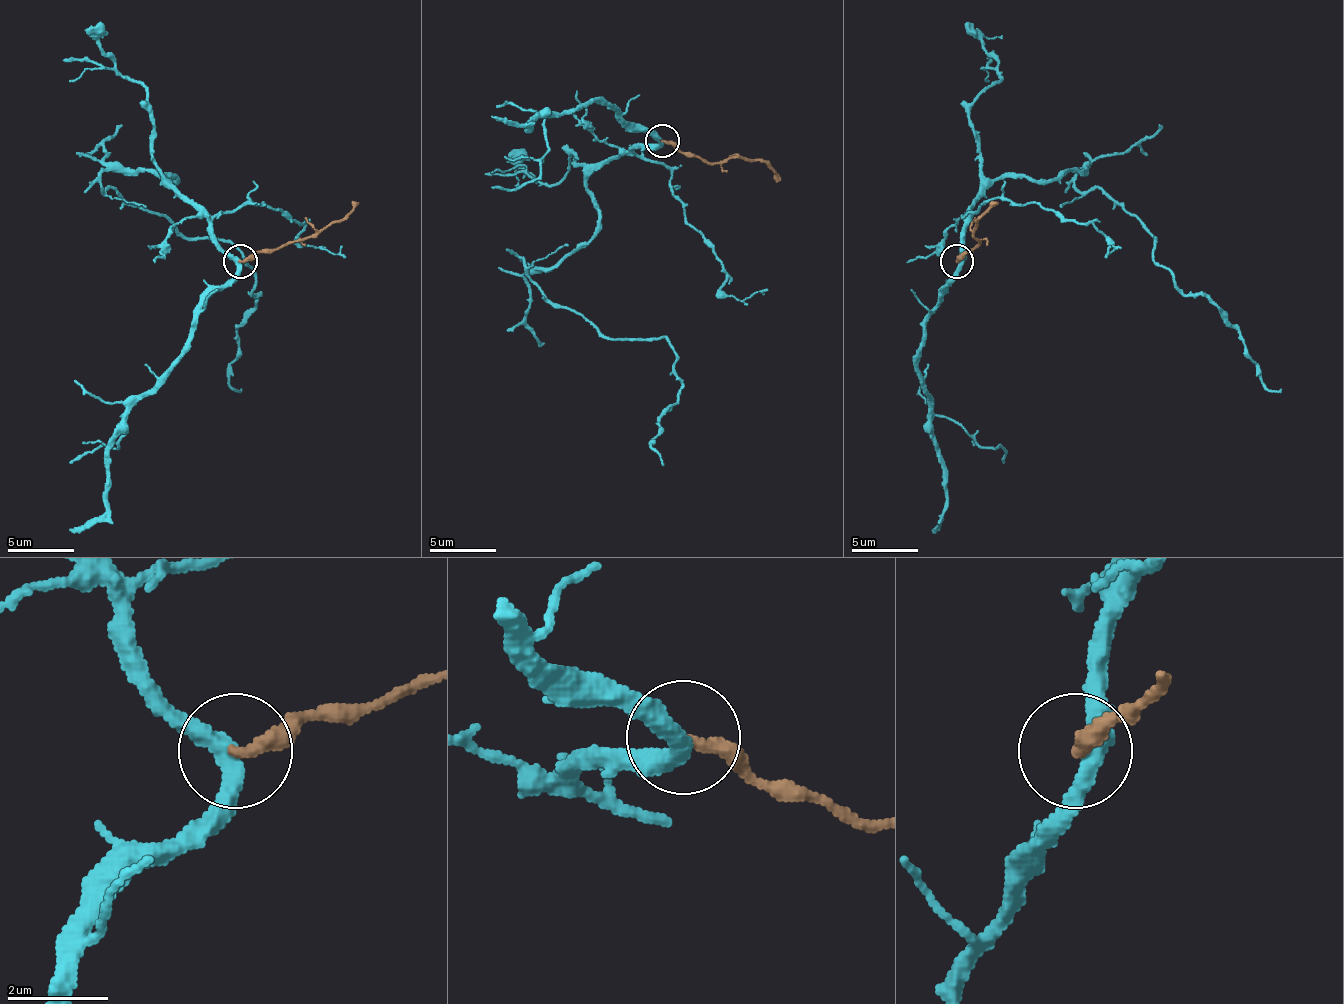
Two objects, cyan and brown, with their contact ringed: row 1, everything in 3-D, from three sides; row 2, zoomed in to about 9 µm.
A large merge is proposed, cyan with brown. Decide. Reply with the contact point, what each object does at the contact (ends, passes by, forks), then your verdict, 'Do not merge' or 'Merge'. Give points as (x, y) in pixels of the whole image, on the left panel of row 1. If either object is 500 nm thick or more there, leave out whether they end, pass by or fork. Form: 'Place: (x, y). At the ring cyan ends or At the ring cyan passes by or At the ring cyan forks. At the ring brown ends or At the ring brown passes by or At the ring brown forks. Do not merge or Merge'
Place: (240, 261). At the ring cyan passes by. At the ring brown ends. Do not merge

